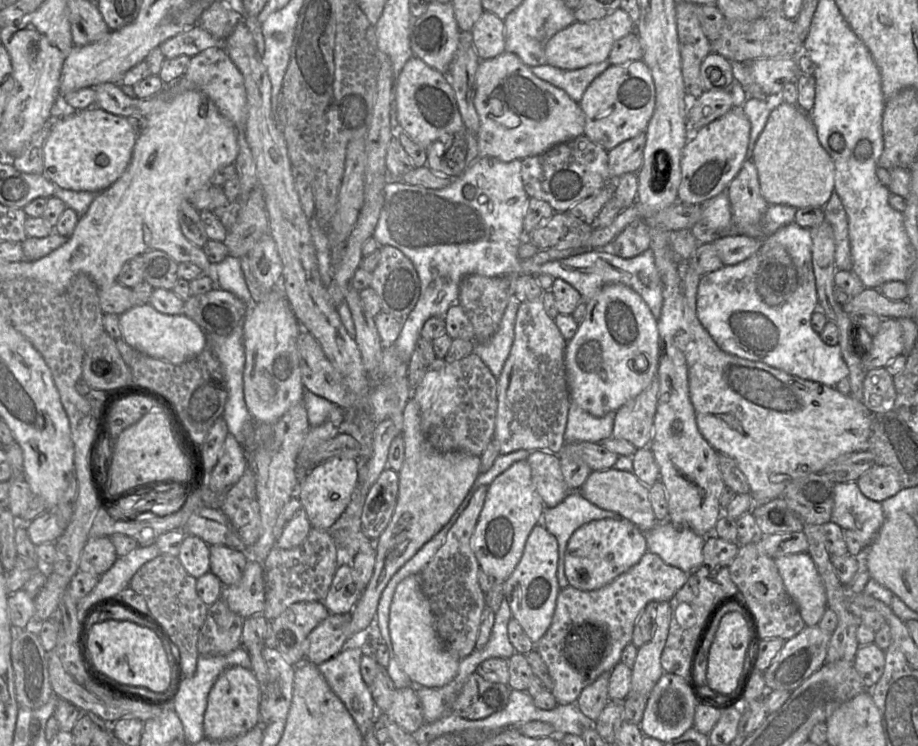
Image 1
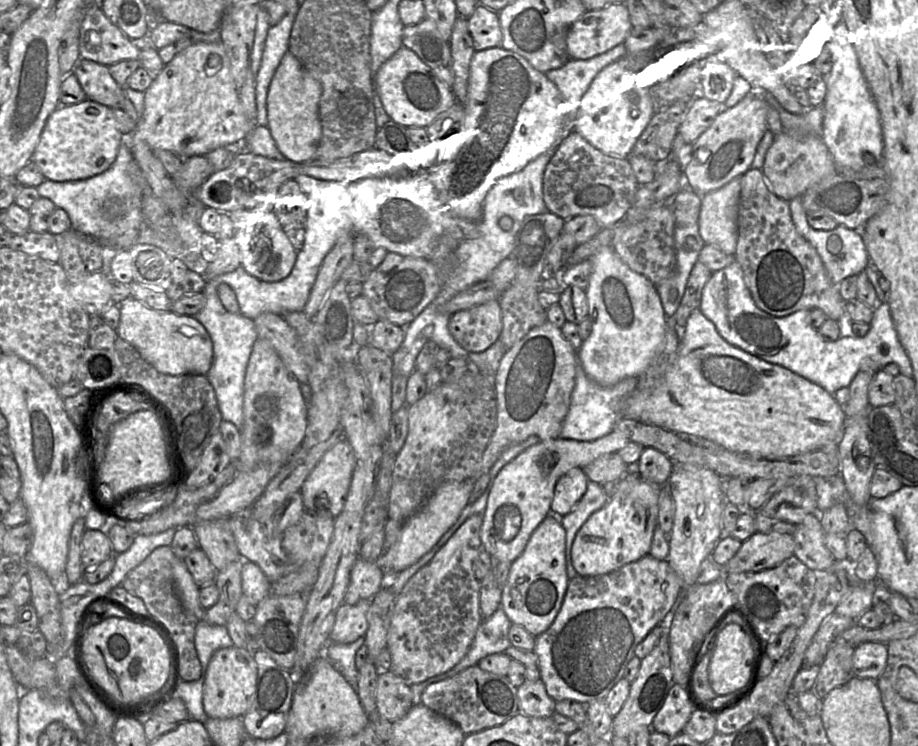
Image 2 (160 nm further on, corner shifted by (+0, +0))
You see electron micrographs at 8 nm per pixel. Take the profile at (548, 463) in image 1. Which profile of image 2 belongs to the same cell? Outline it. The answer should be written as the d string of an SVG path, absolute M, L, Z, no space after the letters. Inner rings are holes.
M573 468L561 476L555 485L551 510L556 512L566 507L569 510L564 514L568 514L585 494L588 482L581 468Z

